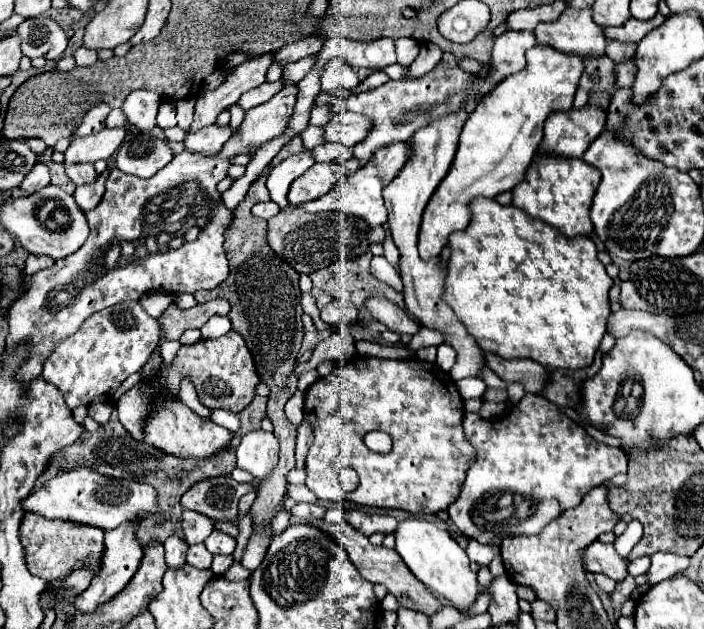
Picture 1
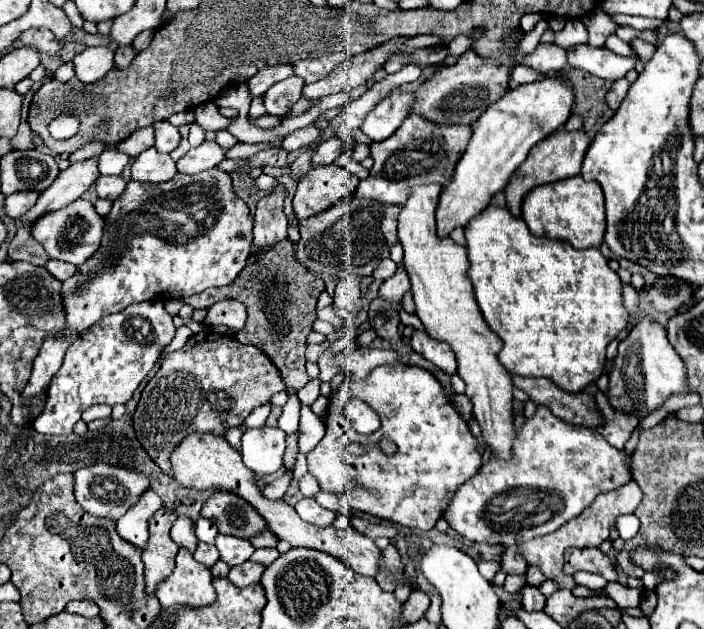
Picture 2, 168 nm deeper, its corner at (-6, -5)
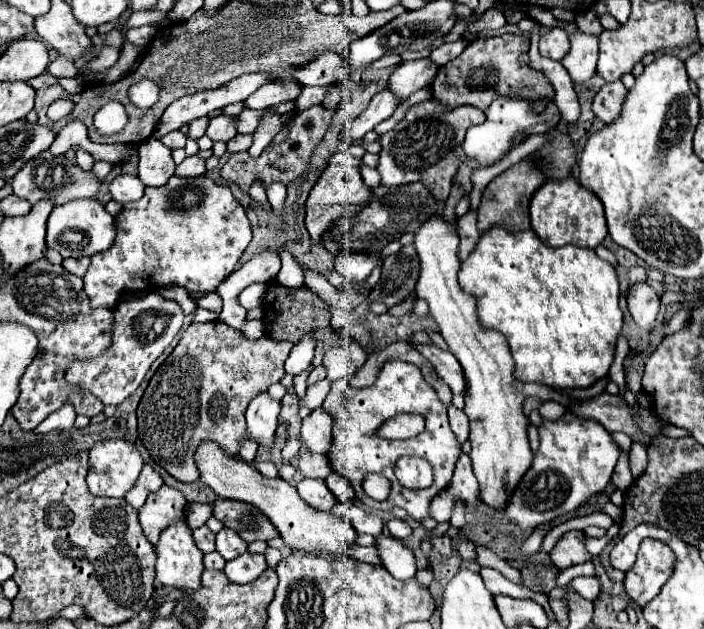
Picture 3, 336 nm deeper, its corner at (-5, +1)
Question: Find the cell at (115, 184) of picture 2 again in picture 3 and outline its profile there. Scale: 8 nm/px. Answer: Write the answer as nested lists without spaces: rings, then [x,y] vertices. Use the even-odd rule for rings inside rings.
[[[120,174],[112,184],[110,184],[110,192],[112,192],[112,198],[120,204],[126,204],[126,202],[134,202],[134,200],[140,200],[144,196],[144,184],[138,176],[128,176],[128,174]]]

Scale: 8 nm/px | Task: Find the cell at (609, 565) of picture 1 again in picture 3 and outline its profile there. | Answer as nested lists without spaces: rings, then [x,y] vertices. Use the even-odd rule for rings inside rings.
[[[570,530],[570,532],[562,534],[548,556],[560,570],[590,560],[590,556],[584,548],[584,538],[582,538],[580,530]]]

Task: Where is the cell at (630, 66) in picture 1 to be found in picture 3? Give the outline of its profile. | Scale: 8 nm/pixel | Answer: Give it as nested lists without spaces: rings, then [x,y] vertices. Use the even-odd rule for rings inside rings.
[[[620,80],[604,84],[592,102],[592,110],[594,110],[596,118],[600,118],[604,124],[612,124],[622,112],[626,94],[628,94],[628,90],[624,88],[624,84]]]

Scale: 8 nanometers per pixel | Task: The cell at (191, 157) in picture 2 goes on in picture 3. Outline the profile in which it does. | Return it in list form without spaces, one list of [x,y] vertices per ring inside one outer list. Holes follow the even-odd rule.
[[[188,156],[182,164],[176,166],[176,176],[180,178],[194,178],[194,176],[204,176],[206,172],[206,166],[204,166],[204,160],[200,156]]]

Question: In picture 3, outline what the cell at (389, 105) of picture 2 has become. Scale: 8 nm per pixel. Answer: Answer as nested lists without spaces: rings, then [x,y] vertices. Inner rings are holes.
[[[420,58],[414,62],[402,62],[390,76],[388,90],[398,92],[402,100],[406,100],[412,92],[420,88],[428,88],[438,72],[438,66],[430,58]]]

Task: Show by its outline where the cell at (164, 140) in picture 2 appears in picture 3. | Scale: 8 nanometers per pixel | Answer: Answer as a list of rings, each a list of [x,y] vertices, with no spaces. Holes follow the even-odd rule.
[[[174,130],[174,132],[166,134],[166,136],[162,138],[162,142],[164,142],[170,150],[174,150],[174,148],[184,148],[184,146],[186,146],[186,136],[184,136],[180,130]]]

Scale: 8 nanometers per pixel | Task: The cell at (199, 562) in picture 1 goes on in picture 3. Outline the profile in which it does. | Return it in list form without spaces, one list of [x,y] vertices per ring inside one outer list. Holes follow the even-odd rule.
[[[200,526],[200,528],[196,528],[196,532],[194,532],[194,542],[196,542],[196,546],[206,554],[206,552],[212,552],[212,550],[216,550],[216,544],[214,544],[214,540],[216,540],[216,536],[206,528],[206,526]]]

